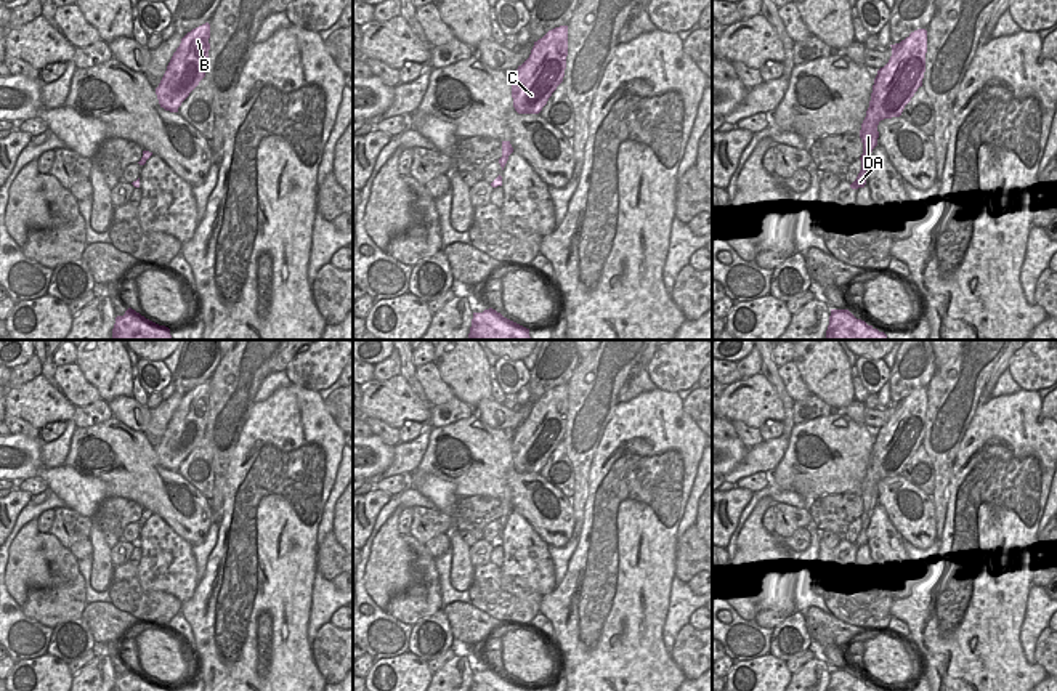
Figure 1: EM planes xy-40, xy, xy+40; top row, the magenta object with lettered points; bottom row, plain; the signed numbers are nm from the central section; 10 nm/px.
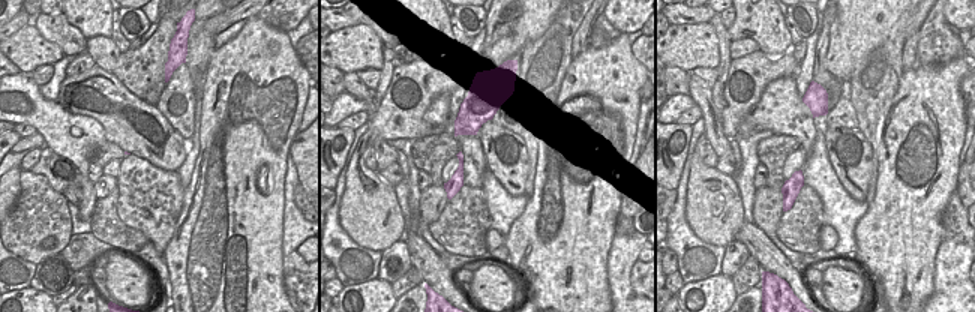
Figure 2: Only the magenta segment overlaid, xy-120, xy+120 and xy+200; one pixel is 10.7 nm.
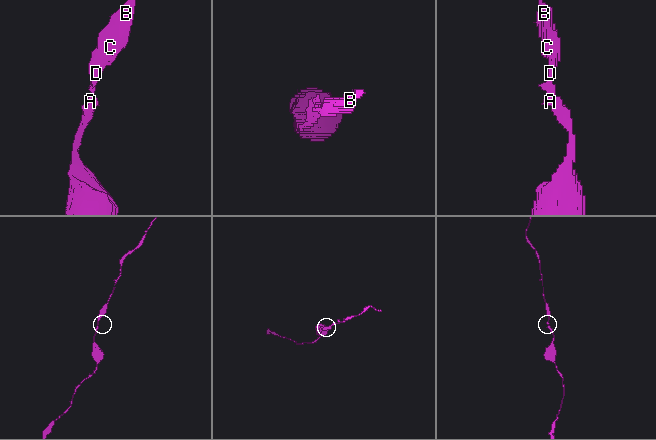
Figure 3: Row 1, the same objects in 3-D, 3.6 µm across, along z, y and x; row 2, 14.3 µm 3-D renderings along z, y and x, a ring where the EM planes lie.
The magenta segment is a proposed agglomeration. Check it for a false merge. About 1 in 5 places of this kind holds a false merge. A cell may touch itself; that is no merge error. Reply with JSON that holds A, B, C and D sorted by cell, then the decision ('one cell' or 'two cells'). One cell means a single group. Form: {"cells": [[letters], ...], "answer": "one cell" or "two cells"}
{"cells": [["A", "B", "C", "D"]], "answer": "one cell"}

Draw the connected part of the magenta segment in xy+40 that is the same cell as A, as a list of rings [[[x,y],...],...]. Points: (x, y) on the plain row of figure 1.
[[[917,388],[900,402],[890,404],[889,422],[877,430],[866,476],[861,483],[863,502],[861,529],[850,544],[852,548],[865,547],[869,515],[877,505],[877,484],[884,478],[900,476],[911,460],[925,431],[927,390]]]

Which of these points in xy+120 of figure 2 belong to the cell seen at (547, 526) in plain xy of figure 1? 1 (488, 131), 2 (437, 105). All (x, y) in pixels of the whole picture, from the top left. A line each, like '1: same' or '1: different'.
1: same
2: different

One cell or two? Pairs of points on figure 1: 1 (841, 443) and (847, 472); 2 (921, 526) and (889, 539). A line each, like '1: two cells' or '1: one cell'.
1: one cell
2: two cells

